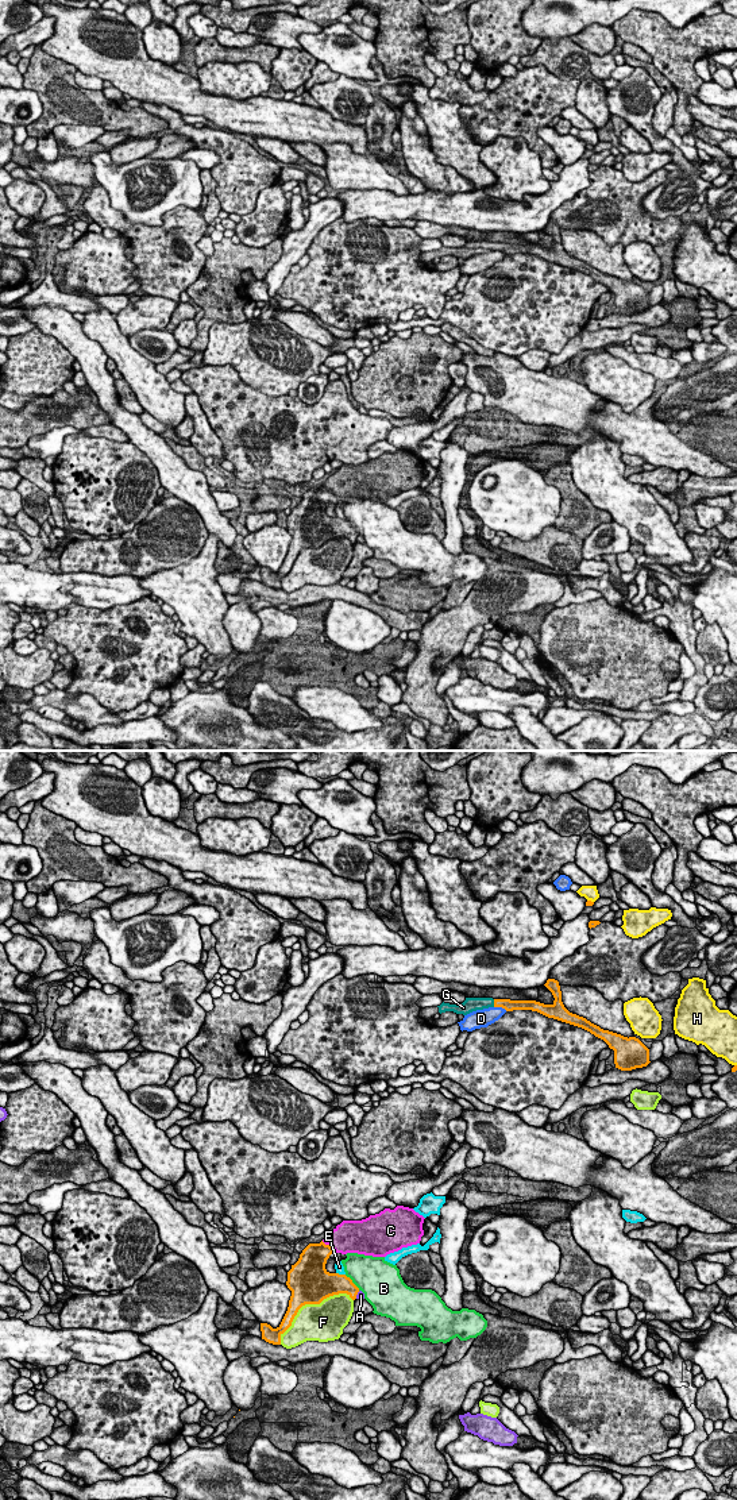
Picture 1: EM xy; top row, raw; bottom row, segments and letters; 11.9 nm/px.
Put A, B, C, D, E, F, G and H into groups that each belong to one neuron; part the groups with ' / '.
A / B / C / D / E / F / G / H

